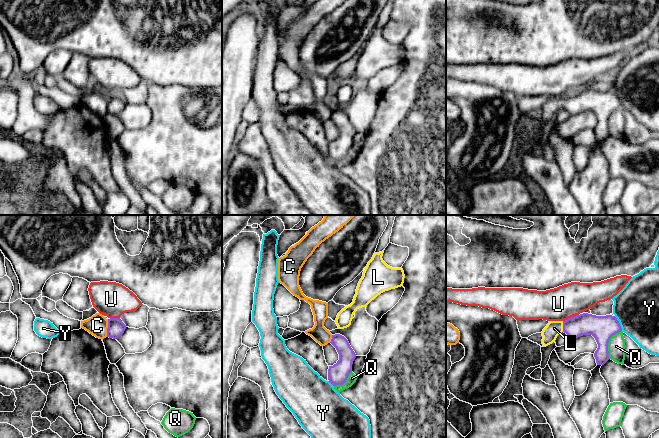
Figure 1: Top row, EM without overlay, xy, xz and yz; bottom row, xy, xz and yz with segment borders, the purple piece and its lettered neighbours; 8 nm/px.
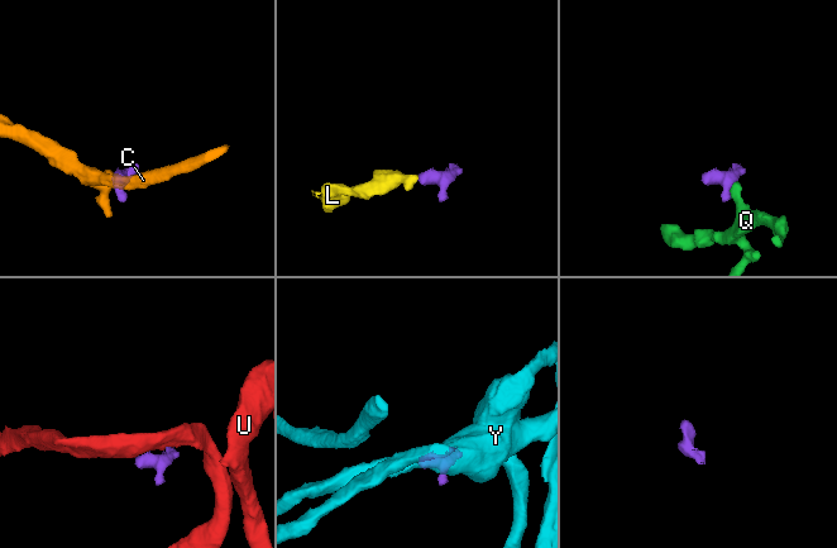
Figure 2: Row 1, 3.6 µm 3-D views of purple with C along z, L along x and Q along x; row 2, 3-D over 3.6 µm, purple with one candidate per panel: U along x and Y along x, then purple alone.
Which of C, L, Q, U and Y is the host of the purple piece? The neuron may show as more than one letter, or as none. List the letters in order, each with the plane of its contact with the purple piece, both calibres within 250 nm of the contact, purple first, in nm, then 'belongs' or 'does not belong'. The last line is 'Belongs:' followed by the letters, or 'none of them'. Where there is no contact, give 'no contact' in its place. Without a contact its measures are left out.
C: meets purple in xy; 140 nm thick on the purple side, 170 nm on the other; does not belong
L: meets purple in yz; 180 nm thick on the purple side, 120 nm on the other; belongs
Q: meets purple in yz; 200 nm thick on the purple side, 140 nm on the other; does not belong
U: meets purple in yz; 190 nm thick on the purple side, 260 nm on the other; does not belong
Y: meets purple in yz; 200 nm thick on the purple side, 360 nm on the other; does not belong
Belongs: L

